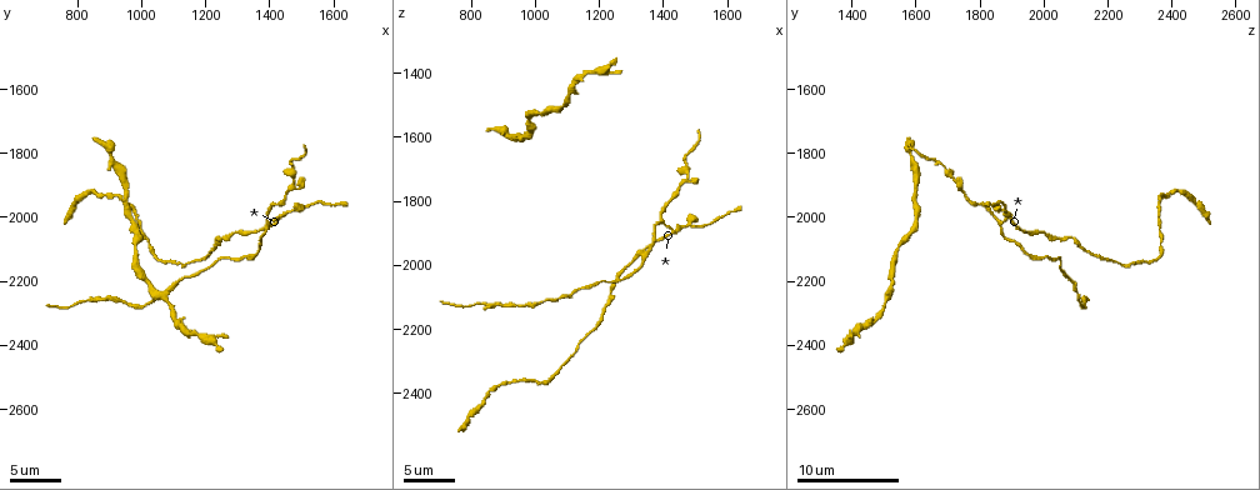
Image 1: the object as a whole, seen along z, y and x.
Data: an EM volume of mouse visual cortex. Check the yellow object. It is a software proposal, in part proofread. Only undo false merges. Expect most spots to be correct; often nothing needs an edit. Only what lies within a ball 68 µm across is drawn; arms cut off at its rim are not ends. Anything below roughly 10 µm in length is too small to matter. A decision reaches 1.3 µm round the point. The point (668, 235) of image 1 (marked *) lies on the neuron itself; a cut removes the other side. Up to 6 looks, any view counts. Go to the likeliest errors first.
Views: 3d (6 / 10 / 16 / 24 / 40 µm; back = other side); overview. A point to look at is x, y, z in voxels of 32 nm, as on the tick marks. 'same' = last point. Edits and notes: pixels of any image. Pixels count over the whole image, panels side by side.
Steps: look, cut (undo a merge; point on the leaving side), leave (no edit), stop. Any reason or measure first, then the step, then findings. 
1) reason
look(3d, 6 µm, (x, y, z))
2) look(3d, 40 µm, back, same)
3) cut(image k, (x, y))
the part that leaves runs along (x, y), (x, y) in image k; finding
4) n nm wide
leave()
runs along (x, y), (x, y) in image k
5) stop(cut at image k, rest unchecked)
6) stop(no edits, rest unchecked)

three arms meet
look(3d, 16 µm, (1400, 2020, 1870))

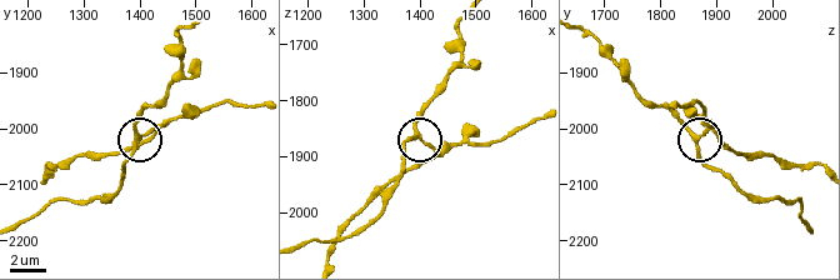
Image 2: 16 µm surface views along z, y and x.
look(3d, 16 µm, back, (1395, 2025, 1865))

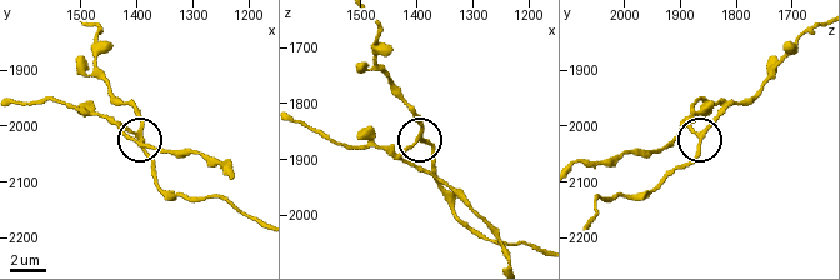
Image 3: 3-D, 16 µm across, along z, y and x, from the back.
200 nm wide
leave()
runs along (678, 131), (689, 128), (699, 146), (665, 181) in image 3; continuous, no second neuron

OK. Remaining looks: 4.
sudden change in width
look(3d, 16 µm, (1470, 1900, 1730))

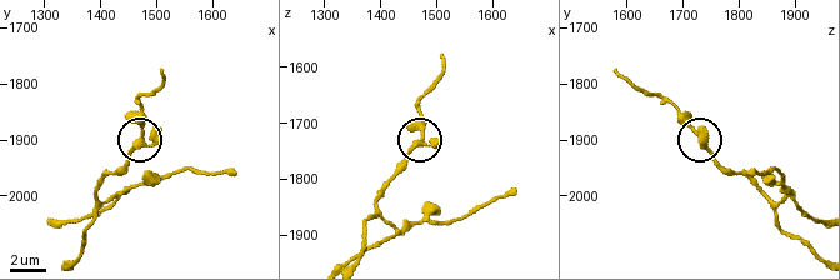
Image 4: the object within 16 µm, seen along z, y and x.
leave()
runs along (796, 201), (771, 201), (718, 163), (660, 93) in image 4; one neuron here

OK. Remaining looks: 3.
a narrow waist
look(3d, 10 µm, (1000, 2050, 2360))

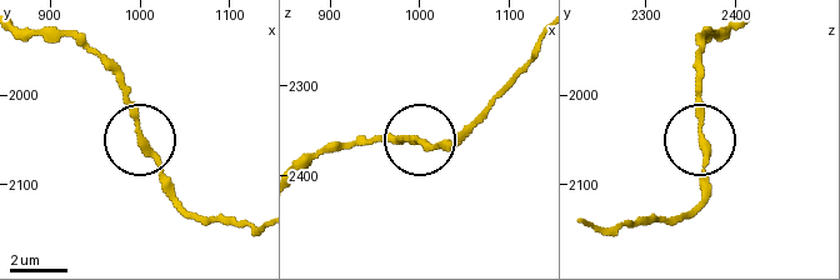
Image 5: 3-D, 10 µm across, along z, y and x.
closer look
look(3d, 6 µm, (1000, 2040, 2360))

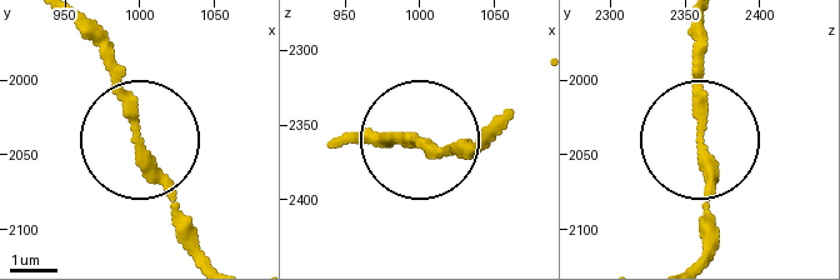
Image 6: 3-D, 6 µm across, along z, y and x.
leave()
runs along (699, 256), (703, 33) in image 6; one neuron here

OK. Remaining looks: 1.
stop(no edits, rest unchecked)

